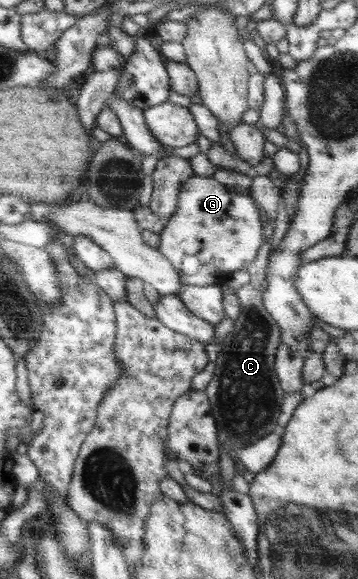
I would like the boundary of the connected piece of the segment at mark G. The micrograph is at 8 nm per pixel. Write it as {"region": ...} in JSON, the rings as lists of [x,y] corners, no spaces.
{"region":[[[198,174],[191,176],[181,185],[176,211],[165,222],[160,236],[158,250],[170,260],[174,269],[181,275],[183,286],[209,286],[220,284],[234,272],[246,270],[253,262],[258,248],[262,246],[264,217],[254,200],[244,194],[234,194],[220,182],[203,178]]]}

